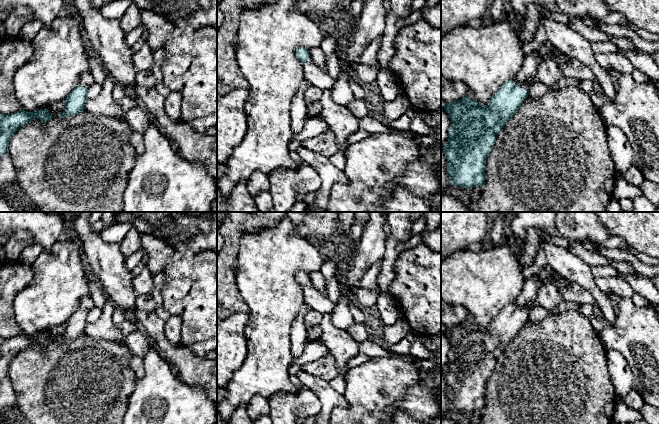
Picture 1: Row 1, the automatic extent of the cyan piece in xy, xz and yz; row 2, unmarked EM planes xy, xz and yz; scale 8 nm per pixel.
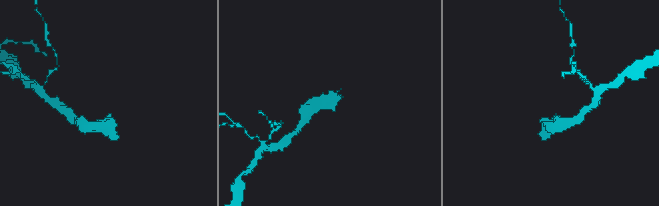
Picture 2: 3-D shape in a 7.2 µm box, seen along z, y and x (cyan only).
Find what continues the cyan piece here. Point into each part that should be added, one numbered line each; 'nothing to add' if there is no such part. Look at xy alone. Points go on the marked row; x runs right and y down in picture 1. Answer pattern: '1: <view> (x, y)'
1: xy (86, 80)

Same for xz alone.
1: xz (313, 74)

